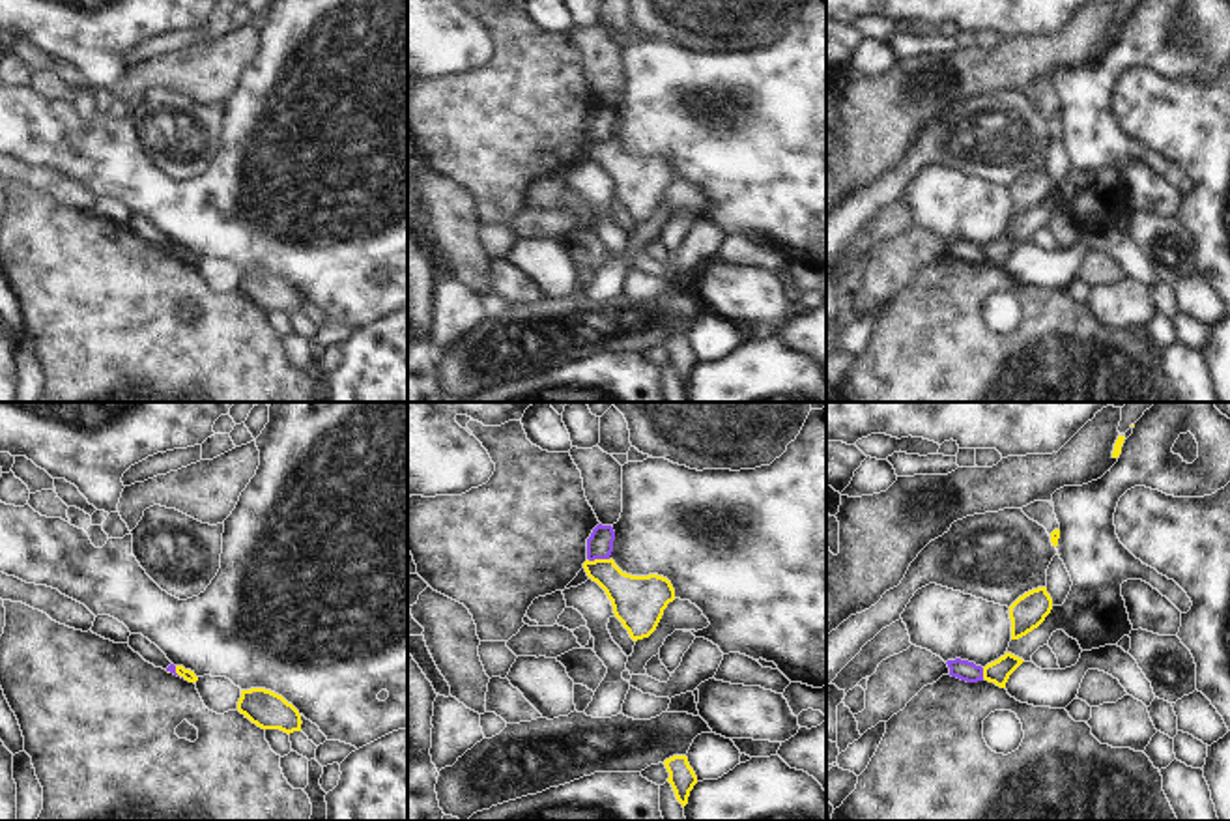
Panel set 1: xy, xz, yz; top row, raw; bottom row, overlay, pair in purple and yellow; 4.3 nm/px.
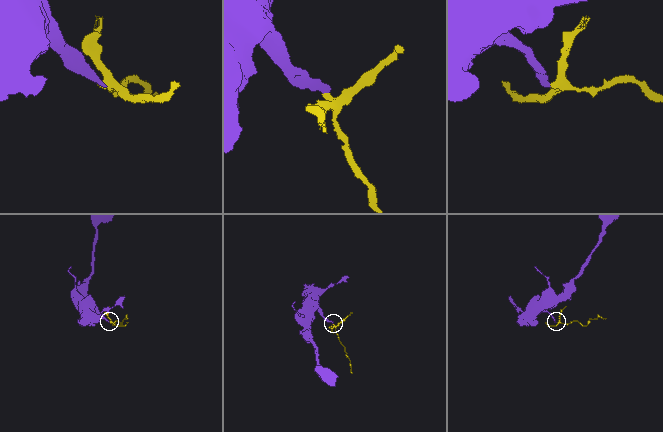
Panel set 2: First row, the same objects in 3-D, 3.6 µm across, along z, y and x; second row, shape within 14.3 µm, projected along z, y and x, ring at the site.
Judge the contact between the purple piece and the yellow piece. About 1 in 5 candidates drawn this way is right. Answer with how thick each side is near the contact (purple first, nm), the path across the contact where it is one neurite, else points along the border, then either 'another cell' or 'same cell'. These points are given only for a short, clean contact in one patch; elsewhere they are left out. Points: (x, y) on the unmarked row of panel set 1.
110 nm thick on the purple side, 220 nm on the other; border along xz (587, 139), (608, 141); another cell

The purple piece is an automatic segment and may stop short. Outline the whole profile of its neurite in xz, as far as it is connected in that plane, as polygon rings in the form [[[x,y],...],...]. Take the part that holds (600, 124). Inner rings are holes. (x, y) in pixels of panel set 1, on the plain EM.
[[[598,105],[587,120],[587,140],[609,140],[613,133],[615,112],[611,107]]]

